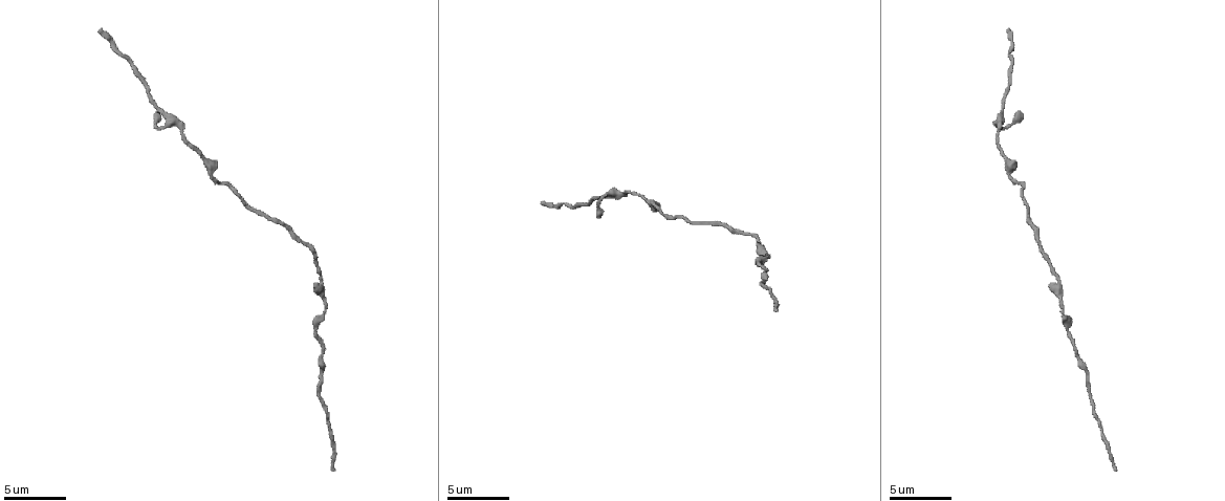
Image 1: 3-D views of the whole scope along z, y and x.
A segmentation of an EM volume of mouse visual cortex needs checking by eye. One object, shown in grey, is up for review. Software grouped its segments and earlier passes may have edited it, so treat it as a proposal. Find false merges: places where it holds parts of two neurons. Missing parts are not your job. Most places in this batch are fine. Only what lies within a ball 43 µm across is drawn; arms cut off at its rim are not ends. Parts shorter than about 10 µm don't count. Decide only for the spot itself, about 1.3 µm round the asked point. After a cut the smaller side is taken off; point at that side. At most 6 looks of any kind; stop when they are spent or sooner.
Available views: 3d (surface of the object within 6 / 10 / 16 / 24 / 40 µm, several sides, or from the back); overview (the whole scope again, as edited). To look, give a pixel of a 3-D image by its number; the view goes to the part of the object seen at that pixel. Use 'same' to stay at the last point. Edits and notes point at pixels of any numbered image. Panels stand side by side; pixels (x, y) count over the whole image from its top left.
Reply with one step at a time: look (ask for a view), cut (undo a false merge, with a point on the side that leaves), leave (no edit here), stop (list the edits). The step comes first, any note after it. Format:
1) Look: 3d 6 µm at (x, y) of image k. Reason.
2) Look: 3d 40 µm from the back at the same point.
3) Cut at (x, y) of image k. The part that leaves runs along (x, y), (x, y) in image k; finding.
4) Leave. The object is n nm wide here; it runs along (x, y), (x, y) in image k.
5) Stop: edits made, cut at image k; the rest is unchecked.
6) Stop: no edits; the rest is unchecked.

Look: 3d 16 µm at (1062, 307) of image 1. Narrows sharply.

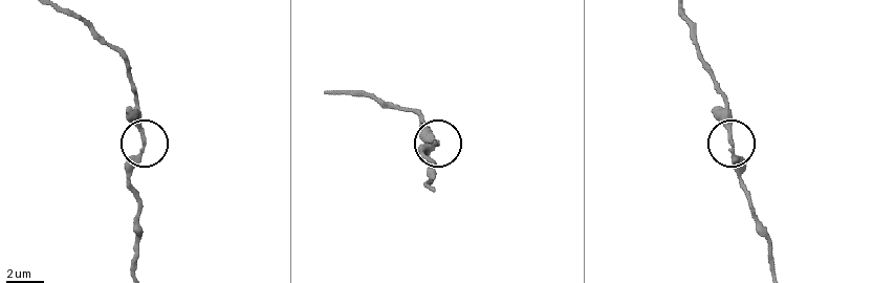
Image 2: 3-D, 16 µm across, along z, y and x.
Leave. It runs along (688, 21), (700, 59), (723, 101), (729, 148), (742, 179) in image 2; one neuron here.

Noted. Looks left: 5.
Look: 3d 6 µm at (286, 225) of image 1.

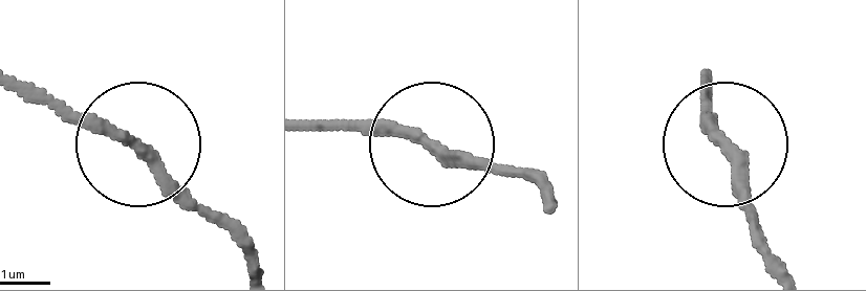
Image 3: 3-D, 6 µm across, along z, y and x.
Leave. It runs along (133, 149), (16, 94) in image 3; continuous, no second neuron.

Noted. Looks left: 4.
Look: 3d 6 µm at (203, 156) of image 1. Calibre changes.

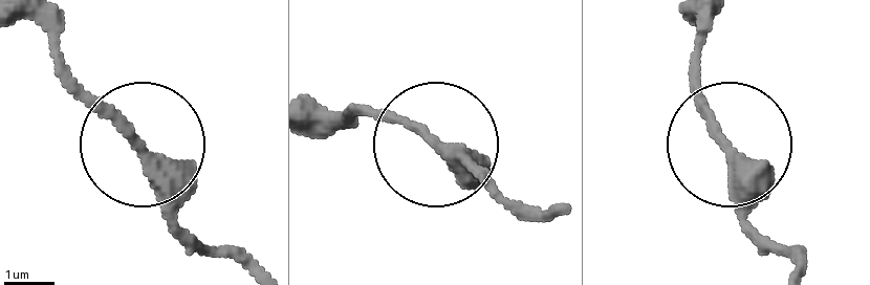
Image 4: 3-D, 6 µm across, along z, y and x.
Look: 3d 6 µm from the back at (139, 141) of image 4. From behind.

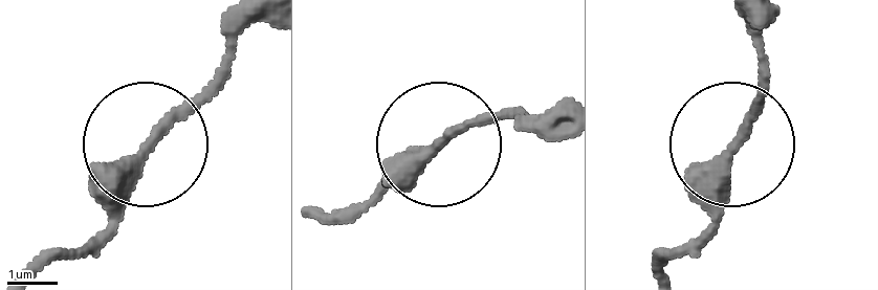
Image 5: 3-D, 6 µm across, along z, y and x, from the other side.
Leave. It runs along (661, 267), (703, 229), (711, 166), (748, 116), (765, 58) in image 5; one neuron here.

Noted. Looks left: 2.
Stop: no edits; the rest is unchecked.

